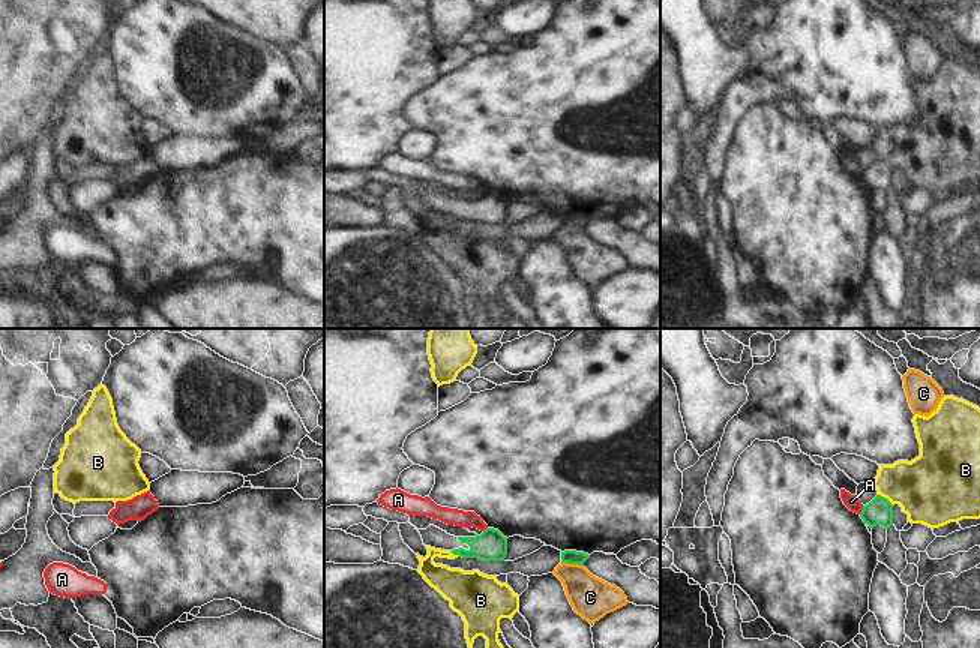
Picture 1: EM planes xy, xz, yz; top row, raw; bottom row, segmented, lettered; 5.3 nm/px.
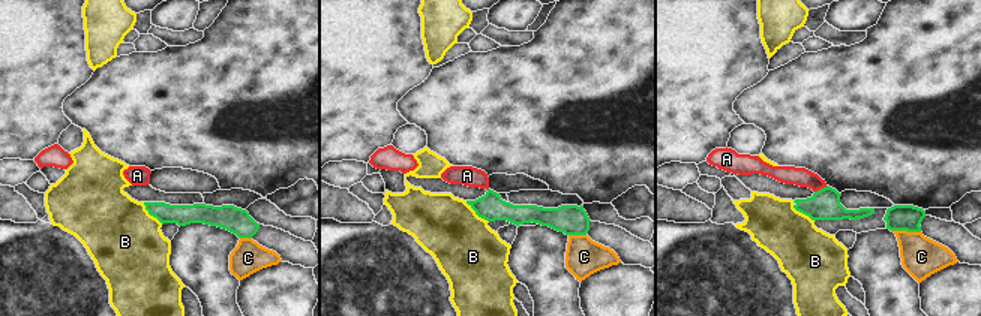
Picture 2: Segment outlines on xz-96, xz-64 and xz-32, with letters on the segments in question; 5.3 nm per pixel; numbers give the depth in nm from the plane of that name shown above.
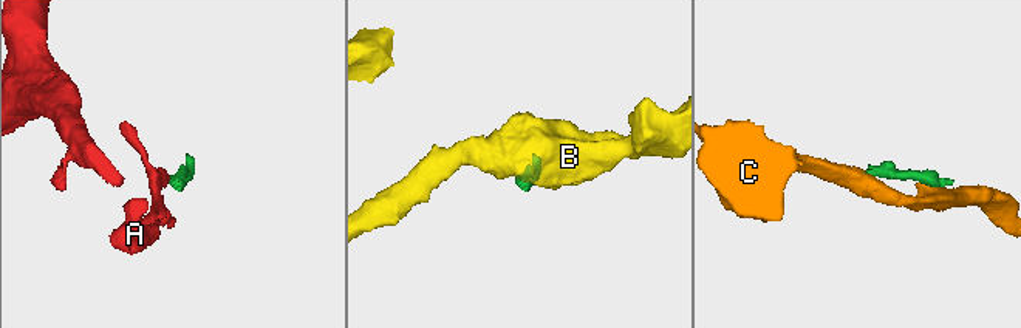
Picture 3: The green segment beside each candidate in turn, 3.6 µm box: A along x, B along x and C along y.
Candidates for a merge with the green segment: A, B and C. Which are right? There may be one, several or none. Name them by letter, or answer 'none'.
none.

